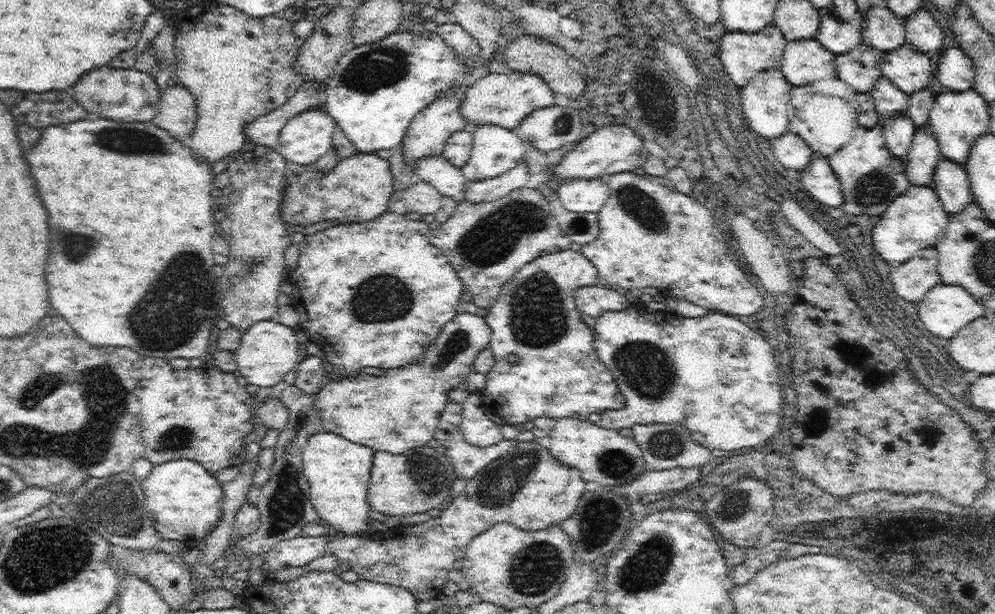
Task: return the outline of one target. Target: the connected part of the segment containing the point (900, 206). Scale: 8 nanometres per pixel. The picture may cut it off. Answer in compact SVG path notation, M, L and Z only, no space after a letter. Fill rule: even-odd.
M912 185L909 187L888 205L888 208L877 218L876 226L872 230L872 240L876 250L890 266L900 266L918 251L935 247L948 226L949 214L943 209L933 188Z

